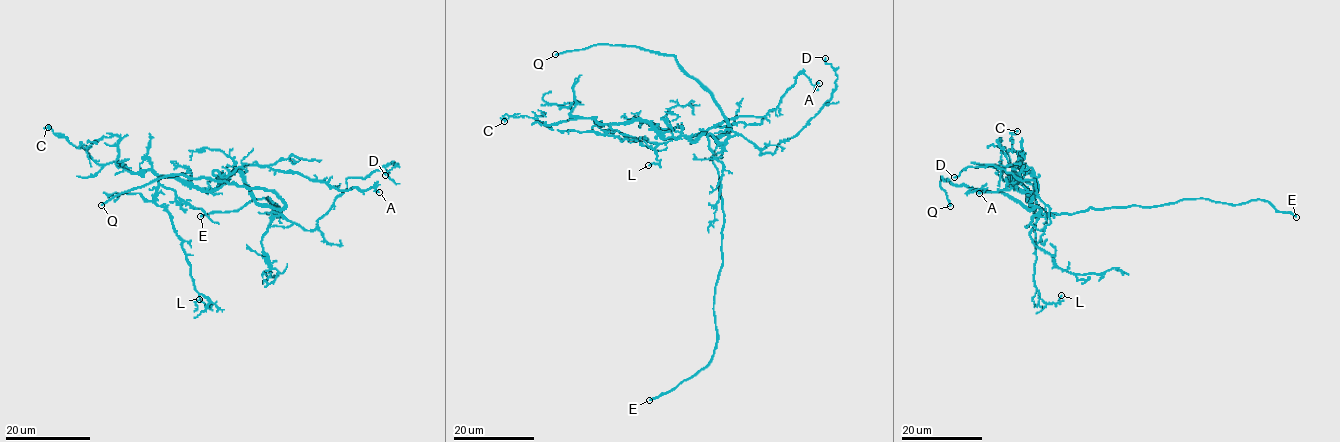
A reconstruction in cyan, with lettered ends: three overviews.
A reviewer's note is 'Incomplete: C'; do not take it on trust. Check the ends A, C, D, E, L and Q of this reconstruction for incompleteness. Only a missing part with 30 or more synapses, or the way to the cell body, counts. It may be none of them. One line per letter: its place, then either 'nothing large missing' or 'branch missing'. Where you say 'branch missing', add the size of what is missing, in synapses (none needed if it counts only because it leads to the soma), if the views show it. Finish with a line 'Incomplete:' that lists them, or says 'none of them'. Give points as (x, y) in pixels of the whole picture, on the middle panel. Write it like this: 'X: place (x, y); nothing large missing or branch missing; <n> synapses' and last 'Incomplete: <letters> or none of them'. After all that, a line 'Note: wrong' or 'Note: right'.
A: place (819, 83); nothing large missing
C: place (504, 121); nothing large missing
D: place (825, 58); nothing large missing
E: place (649, 400); nothing large missing
L: place (648, 165); nothing large missing
Q: place (555, 54); branch missing; 170 synapses
Incomplete: Q
Note: wrong

